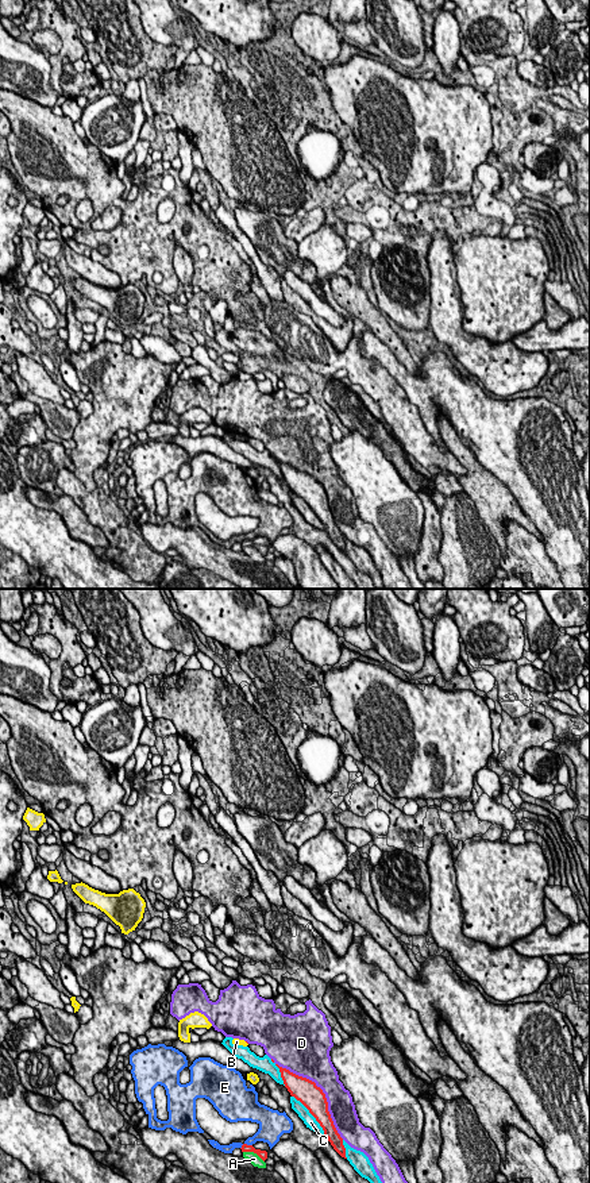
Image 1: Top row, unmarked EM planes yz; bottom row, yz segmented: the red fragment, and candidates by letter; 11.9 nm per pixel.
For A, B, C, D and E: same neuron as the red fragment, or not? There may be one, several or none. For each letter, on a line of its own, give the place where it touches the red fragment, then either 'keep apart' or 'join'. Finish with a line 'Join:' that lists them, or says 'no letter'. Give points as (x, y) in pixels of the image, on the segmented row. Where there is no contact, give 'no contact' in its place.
A: yz (254, 1152) | keep apart
B: no contact | keep apart
C: yz (311, 1113) | keep apart
D: yz (320, 1089) | keep apart
E: yz (245, 1144) | keep apart
Join: no letter

